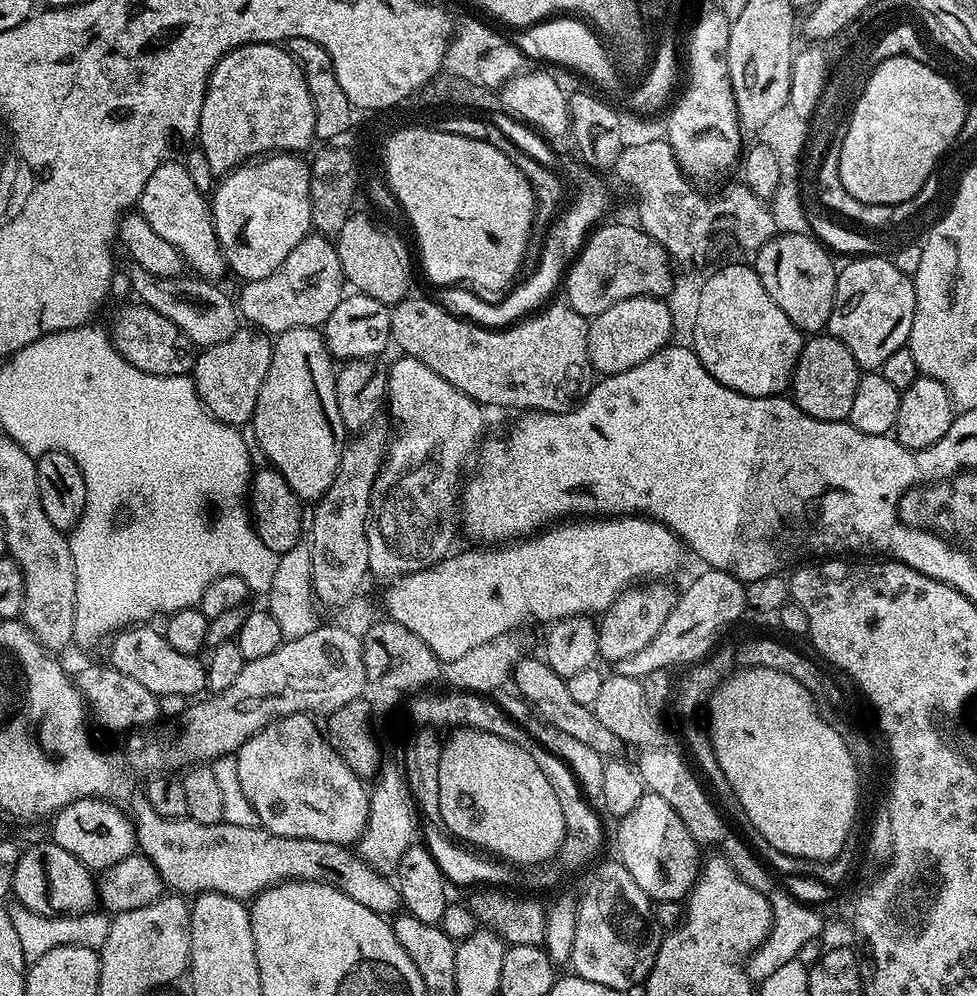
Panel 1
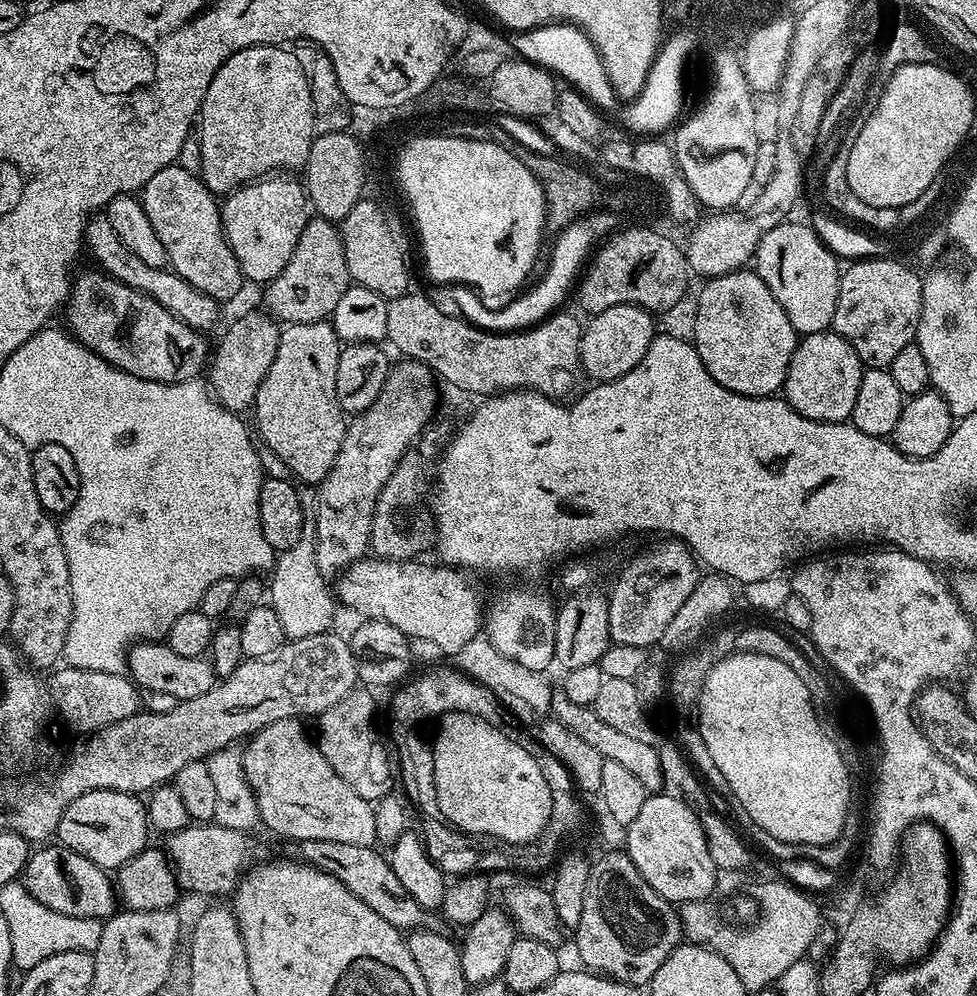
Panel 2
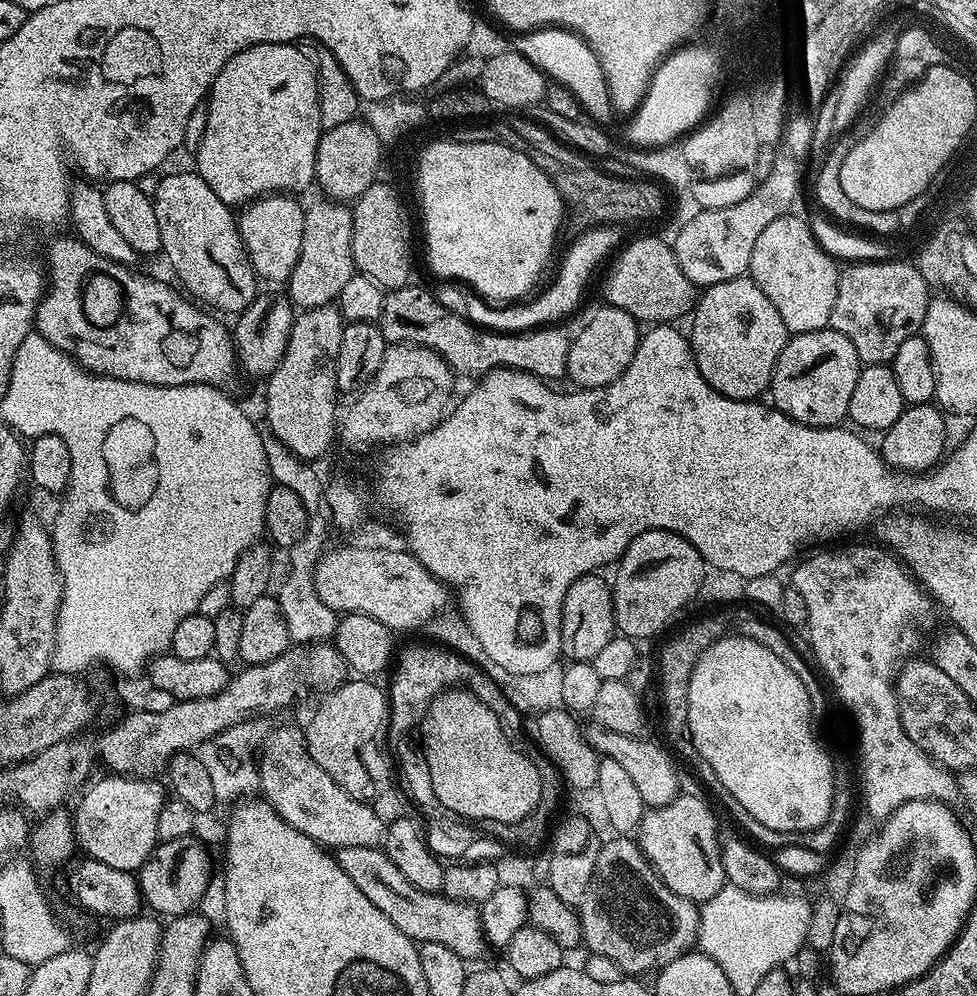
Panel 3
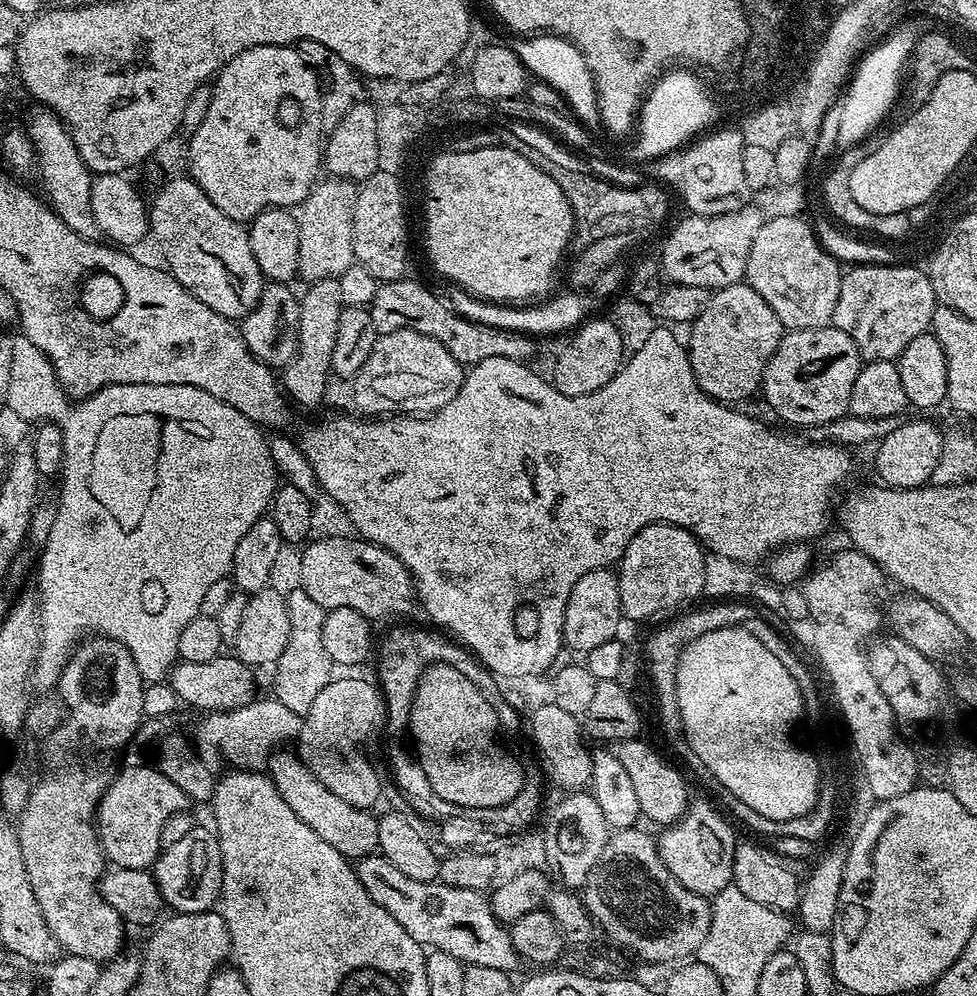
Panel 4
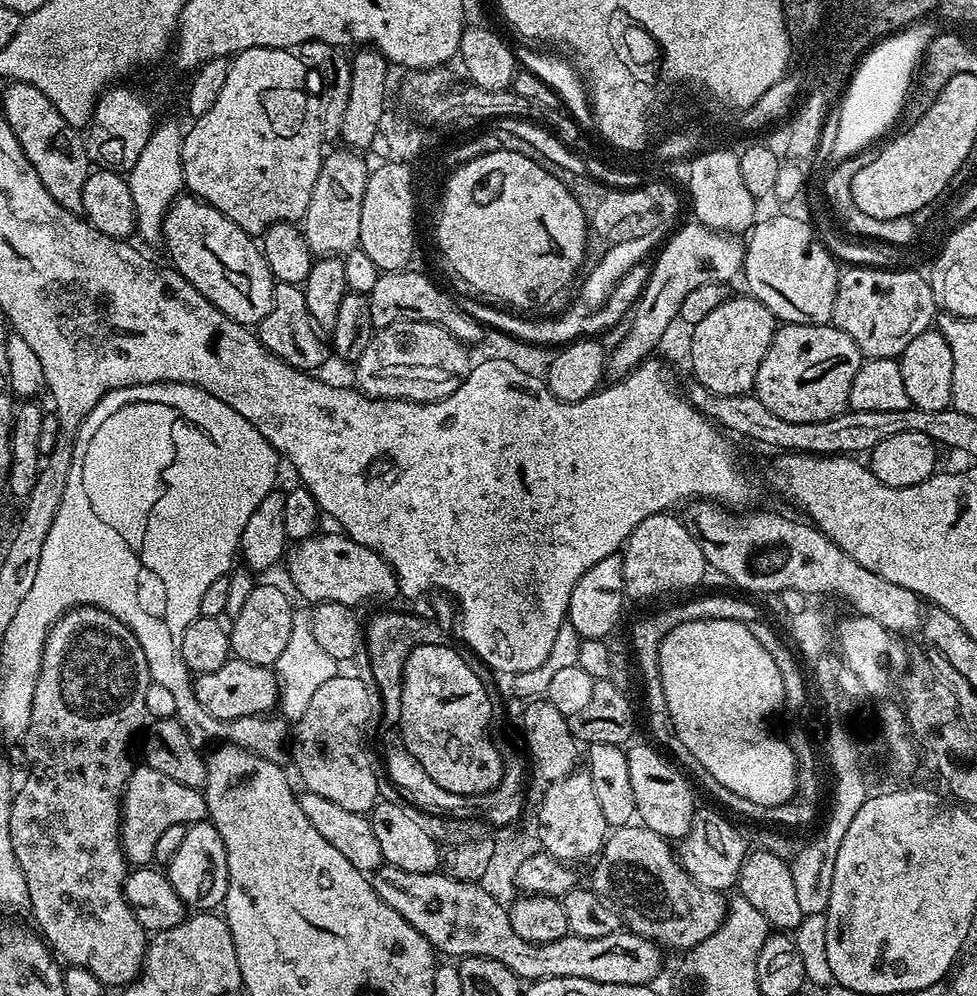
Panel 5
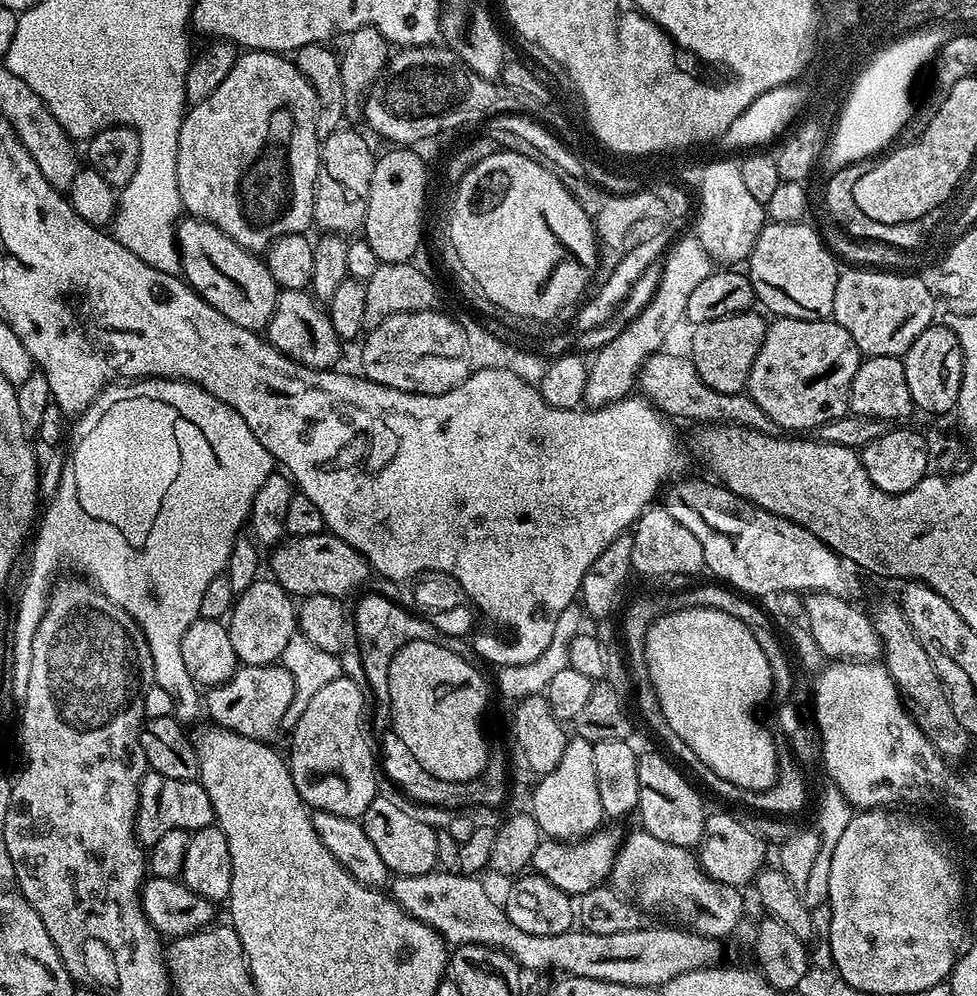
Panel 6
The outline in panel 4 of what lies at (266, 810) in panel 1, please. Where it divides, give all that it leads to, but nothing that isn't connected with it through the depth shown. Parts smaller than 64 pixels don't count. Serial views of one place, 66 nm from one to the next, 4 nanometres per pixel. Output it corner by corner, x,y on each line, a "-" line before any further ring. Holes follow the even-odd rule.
295,755
279,756
271,761
272,780
282,798
286,798
286,806
290,806
290,810
294,810
294,814
298,814
298,818
302,818
302,822
322,838
322,842
330,842
338,854
353,862
373,855
379,849
378,819
371,816
373,813
369,809
350,806
350,802
342,802
338,794
330,794
330,790
326,790
326,786
322,786
322,782
318,782
318,778
314,778
312,771

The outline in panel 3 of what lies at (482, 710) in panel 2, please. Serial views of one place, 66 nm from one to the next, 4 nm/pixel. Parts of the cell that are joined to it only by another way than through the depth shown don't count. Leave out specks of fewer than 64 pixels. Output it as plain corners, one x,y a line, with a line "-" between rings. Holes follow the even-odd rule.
424,642
428,644
408,644
404,649
399,649
398,655
394,660
392,672
392,692
390,688
390,732
393,737
398,734
413,734
417,731
418,725
423,721
426,710
430,706
430,702
435,696
442,692
447,692
450,688
467,688
469,692
473,692
482,702
486,702
486,706
490,706
490,710
494,710
494,714
498,718
498,722
502,726
502,730
508,736
508,739
516,742
519,736
524,732
525,717
521,715
519,707
509,702
504,689
497,683
495,677
489,675
483,667
477,666
475,663
460,656
456,651
443,646
437,646
432,642

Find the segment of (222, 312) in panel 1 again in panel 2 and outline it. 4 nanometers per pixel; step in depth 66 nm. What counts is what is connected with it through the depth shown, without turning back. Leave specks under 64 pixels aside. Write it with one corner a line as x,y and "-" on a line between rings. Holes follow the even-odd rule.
89,219
84,228
84,244
87,255
89,252
98,262
99,271
154,298
154,302
158,302
158,306
166,306
166,310
170,310
170,314
174,314
182,322
186,322
186,326
190,326
195,332
208,334
208,331
219,322
221,305
217,300
210,298
210,294
202,294
202,290
190,286
190,282
186,282
186,278
182,278
167,267
146,266
146,262
141,262
123,242
118,242
118,234
114,234
114,226
110,226
108,219

